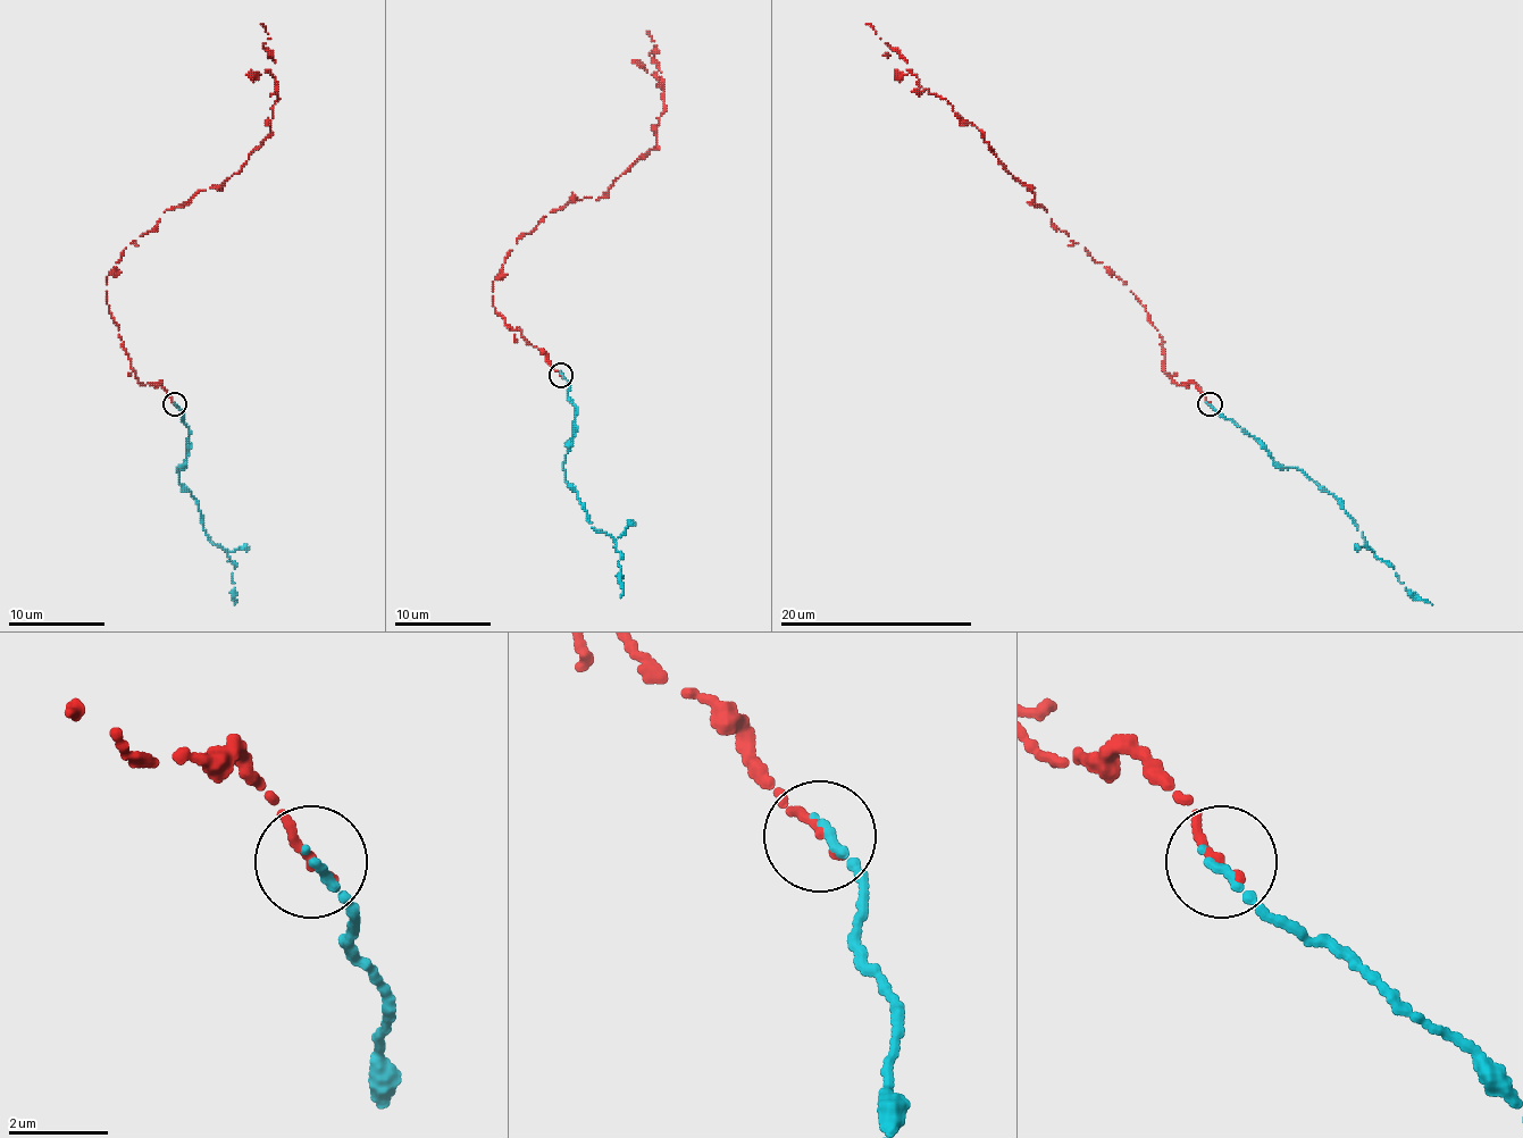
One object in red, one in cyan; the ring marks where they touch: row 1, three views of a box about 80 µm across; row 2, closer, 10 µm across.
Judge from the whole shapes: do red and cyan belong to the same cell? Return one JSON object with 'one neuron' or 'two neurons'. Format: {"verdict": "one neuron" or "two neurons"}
{"verdict": "one neuron"}

